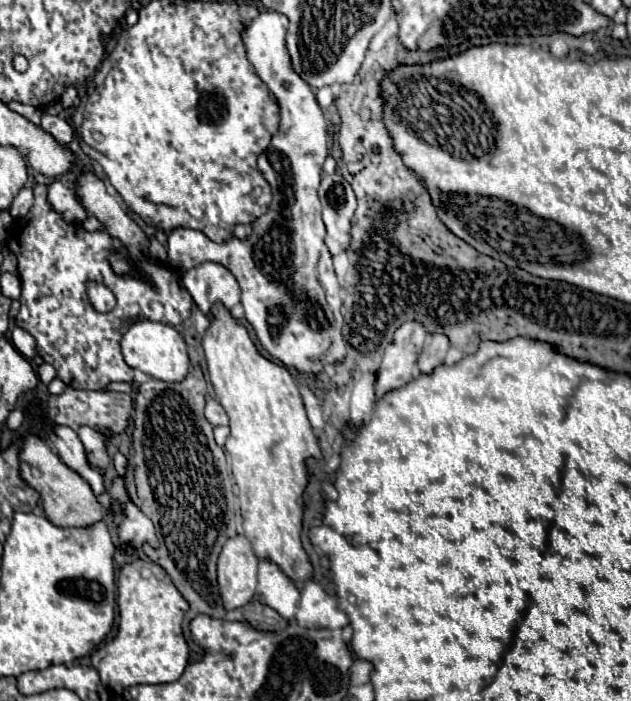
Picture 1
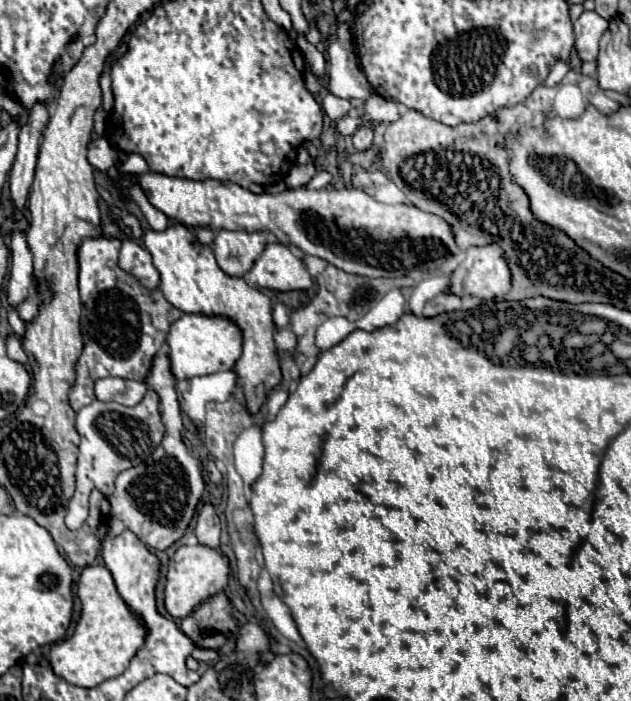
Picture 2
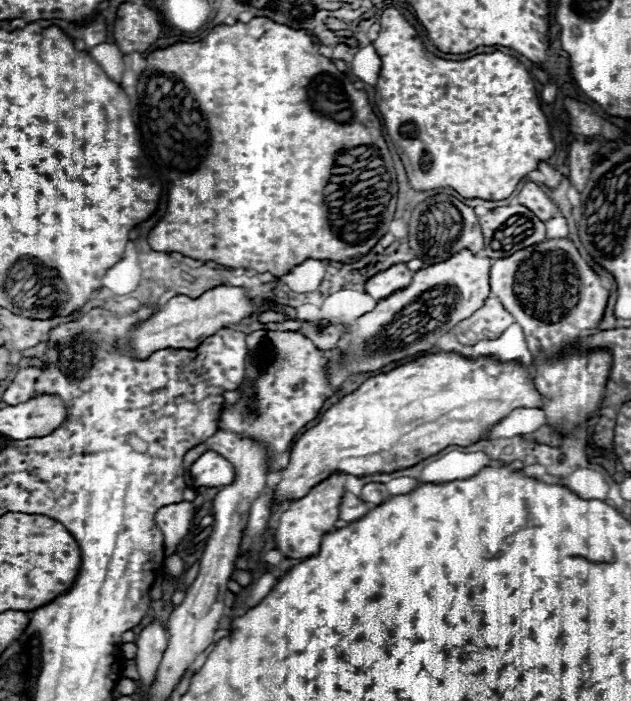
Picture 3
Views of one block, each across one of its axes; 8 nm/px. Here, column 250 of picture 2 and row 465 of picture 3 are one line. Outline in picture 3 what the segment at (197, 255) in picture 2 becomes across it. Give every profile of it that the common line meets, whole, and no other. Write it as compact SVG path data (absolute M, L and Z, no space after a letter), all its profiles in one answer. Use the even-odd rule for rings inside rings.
M436 352L420 356L390 372L368 378L358 390L328 408L322 414L320 422L314 428L306 430L292 446L290 462L280 472L282 480L274 488L274 502L298 500L306 496L310 488L336 472L352 476L374 472L390 474L402 468L410 468L416 462L438 454L446 446L476 444L478 440L486 440L488 432L516 408L542 408L542 404L544 398L538 394L534 380L528 376L528 368L520 360L502 364L492 356L466 358L456 352Z

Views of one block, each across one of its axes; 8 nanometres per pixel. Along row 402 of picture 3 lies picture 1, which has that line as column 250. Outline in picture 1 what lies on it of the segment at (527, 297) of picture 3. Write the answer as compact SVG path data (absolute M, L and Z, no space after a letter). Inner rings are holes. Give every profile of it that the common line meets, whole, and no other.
M246 536L228 538L218 556L218 588L226 610L246 606L256 592L258 558Z

